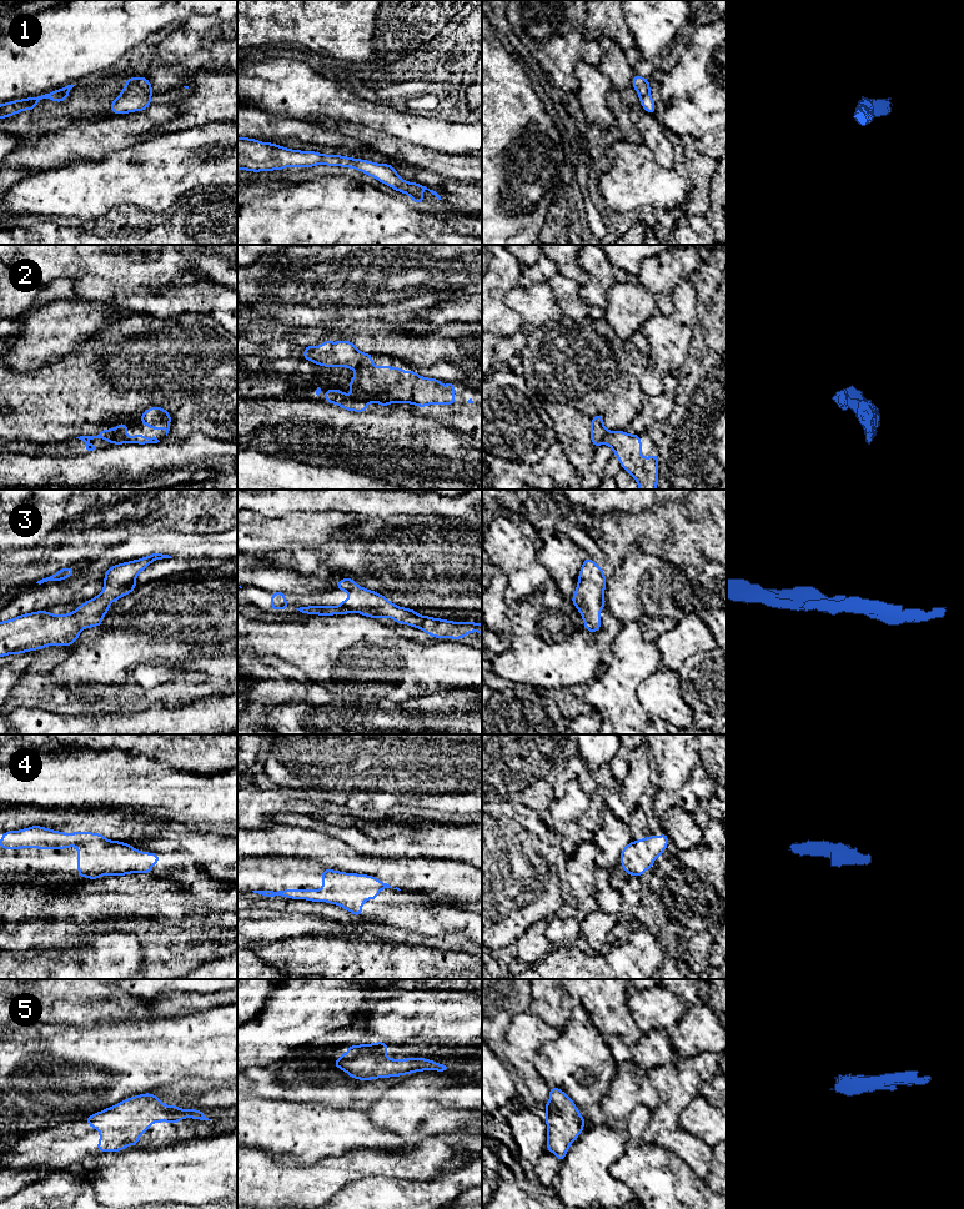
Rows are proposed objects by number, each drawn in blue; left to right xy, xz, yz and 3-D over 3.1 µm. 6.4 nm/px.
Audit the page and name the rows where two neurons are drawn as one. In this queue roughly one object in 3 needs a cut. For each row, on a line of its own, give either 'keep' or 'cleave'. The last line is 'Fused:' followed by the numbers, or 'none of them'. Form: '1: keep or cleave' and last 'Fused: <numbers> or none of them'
1: keep
2: keep
3: keep
4: keep
5: keep
Fused: none of them

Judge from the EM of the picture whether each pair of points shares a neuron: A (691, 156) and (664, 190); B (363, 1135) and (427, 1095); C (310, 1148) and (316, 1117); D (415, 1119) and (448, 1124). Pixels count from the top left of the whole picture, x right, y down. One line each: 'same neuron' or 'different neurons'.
A: different neurons
B: different neurons
C: same neuron
D: same neuron

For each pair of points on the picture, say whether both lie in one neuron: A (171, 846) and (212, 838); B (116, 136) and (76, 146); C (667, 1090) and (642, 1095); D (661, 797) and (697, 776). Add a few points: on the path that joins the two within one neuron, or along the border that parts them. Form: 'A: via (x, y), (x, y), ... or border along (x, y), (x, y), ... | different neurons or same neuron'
A: via (181, 849), (187, 849), (197, 839), (202, 839) | same neuron
B: via (106, 136), (86, 139) | same neuron
C: border along (643, 1075), (658, 1095), (658, 1105), (653, 1110) | different neurons
D: via (671, 797), (683, 796), (693, 786) | same neuron

